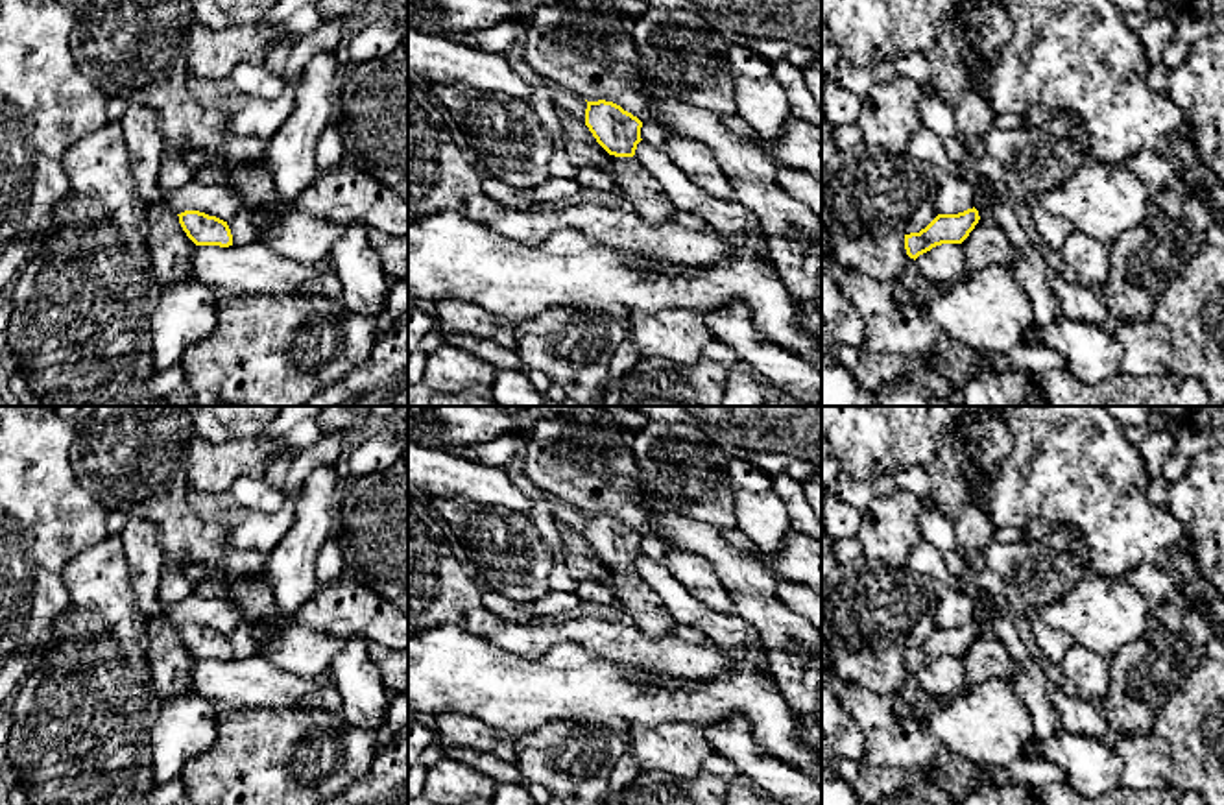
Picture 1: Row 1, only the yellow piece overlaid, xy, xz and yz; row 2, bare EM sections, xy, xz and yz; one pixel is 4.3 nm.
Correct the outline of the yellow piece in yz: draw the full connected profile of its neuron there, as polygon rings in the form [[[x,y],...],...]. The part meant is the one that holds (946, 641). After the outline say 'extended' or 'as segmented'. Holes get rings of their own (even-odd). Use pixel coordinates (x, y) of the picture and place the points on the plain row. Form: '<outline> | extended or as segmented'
[[[984,589],[978,591],[980,607],[973,622],[958,628],[938,628],[919,646],[905,648],[905,663],[910,672],[916,674],[919,668],[942,657],[962,657],[980,631],[993,631],[990,613],[1002,609],[995,606],[993,598]]] | extended

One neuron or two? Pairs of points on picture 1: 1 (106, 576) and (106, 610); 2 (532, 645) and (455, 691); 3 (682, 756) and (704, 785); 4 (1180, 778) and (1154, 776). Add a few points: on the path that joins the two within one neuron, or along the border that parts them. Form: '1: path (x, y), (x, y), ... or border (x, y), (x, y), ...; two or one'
1: path (106, 584), (106, 602); one
2: border (477, 636), (527, 658), (538, 658), (558, 645); two
3: border (702, 770), (693, 778), (654, 772); two
4: border (1156, 737), (1169, 750), (1171, 785); two

